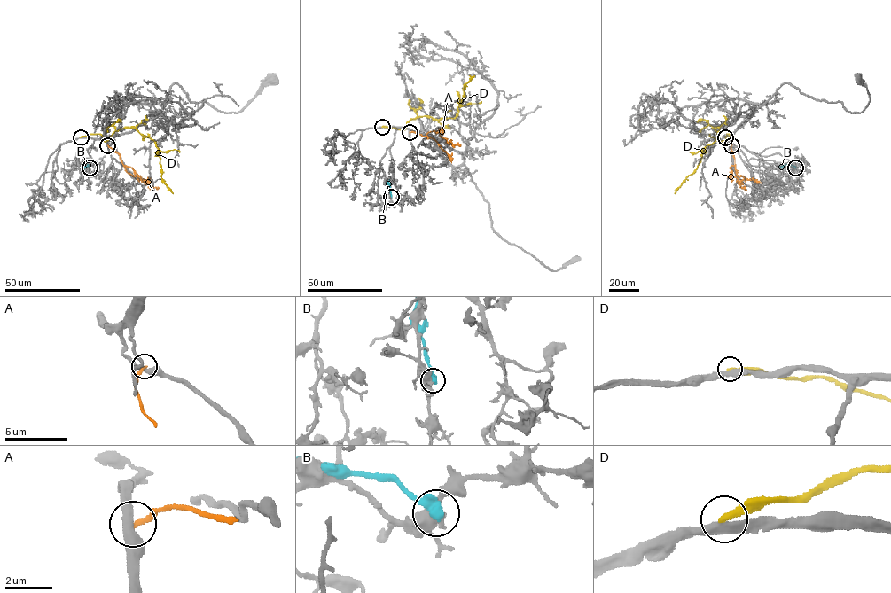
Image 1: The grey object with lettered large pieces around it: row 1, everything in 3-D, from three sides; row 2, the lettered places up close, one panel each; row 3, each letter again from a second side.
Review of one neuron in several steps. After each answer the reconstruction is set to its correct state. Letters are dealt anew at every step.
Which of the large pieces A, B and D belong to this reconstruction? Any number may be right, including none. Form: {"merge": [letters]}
{"merge": []}

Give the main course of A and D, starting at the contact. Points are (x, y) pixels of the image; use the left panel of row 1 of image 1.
A: (107, 144), (119, 154), (123, 165), (149, 181), (151, 188), (159, 188)
D: (81, 137), (99, 134), (106, 141), (114, 131), (135, 128), (156, 144), (161, 179), (173, 193)

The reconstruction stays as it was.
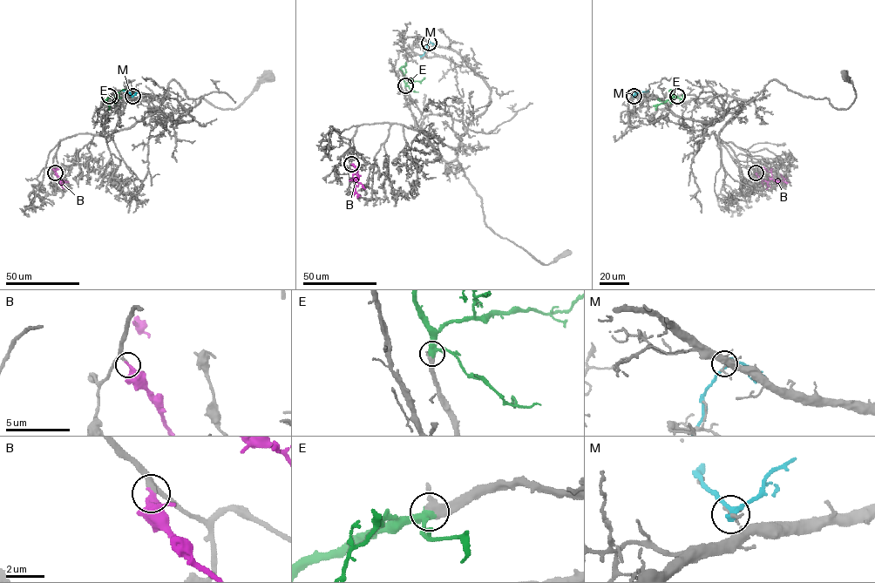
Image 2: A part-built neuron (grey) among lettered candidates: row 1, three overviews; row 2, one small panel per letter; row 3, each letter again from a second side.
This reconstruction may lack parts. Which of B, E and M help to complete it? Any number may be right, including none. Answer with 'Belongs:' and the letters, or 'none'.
Belongs: B, E

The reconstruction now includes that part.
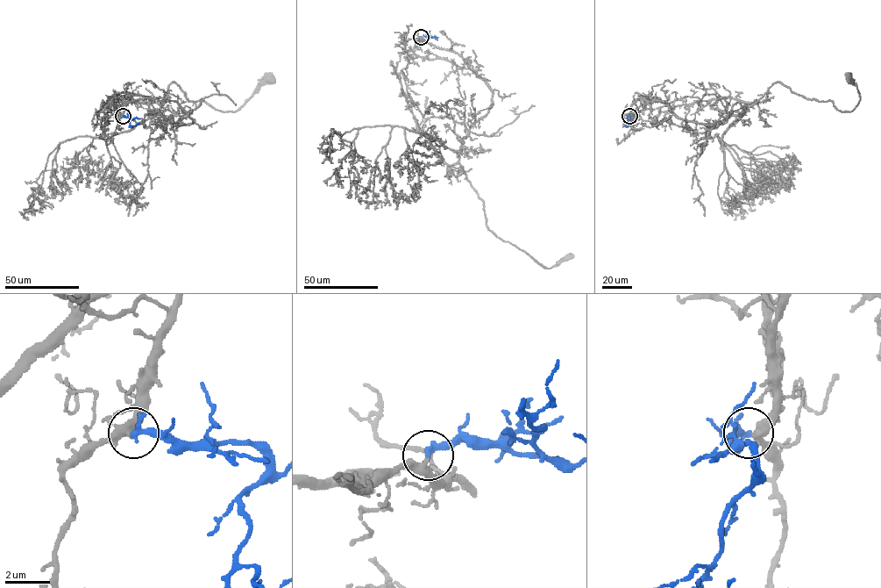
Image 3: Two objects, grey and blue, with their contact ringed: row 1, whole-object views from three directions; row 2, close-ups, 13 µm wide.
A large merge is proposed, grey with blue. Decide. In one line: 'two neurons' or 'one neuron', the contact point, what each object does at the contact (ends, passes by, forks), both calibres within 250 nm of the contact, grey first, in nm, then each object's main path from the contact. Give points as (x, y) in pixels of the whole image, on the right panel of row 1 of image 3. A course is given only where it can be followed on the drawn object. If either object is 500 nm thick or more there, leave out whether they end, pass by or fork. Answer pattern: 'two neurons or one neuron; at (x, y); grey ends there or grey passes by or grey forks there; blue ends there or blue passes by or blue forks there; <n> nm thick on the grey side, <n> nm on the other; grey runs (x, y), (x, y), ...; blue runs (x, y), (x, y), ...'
one neuron; at (629, 116); grey passes by; blue passes by; 360 nm thick on the grey side, 240 nm on the other; grey runs (629, 116), (641, 97), (713, 125), (777, 82), (851, 111), (859, 93), (849, 78); blue runs (628, 116), (627, 126), (632, 121)

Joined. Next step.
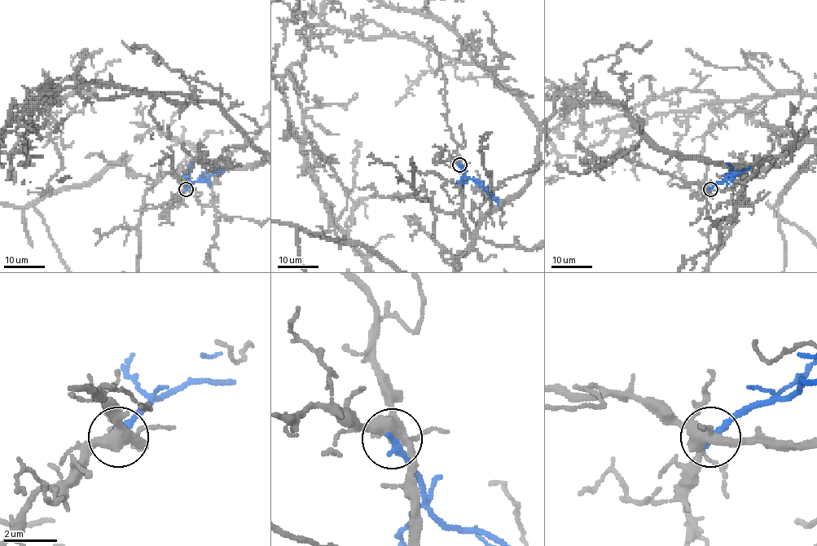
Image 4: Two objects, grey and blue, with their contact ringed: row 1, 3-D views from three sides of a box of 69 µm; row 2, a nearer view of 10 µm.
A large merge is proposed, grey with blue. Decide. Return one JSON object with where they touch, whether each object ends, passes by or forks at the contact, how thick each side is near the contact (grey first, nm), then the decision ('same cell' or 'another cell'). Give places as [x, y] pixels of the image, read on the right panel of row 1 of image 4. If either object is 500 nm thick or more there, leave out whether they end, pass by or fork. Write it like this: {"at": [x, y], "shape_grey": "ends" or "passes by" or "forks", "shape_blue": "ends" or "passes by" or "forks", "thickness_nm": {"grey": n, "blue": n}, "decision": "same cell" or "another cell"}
{"at": [710, 189], "shape_grey": "forks", "shape_blue": "ends", "thickness_nm": {"grey": 420, "blue": 280}, "decision": "another cell"}

